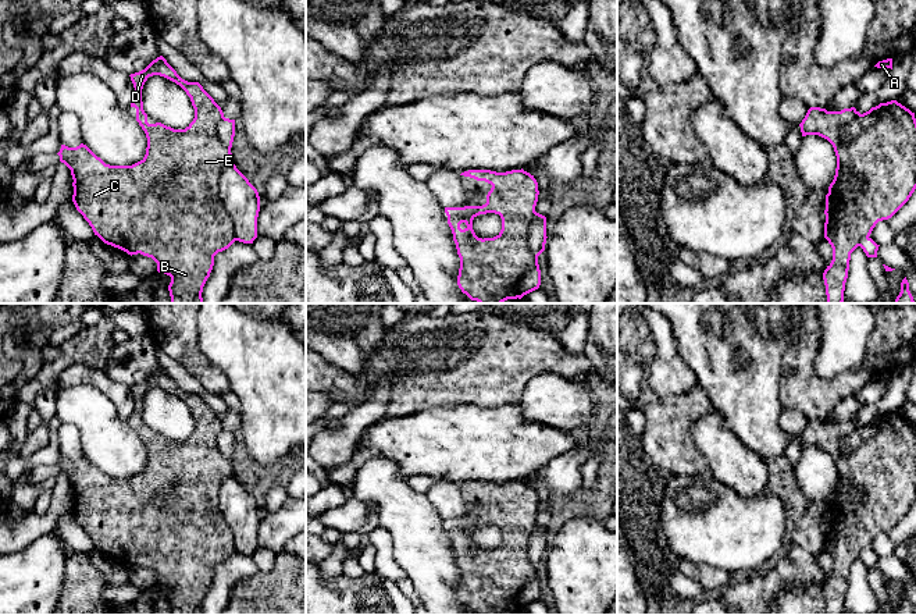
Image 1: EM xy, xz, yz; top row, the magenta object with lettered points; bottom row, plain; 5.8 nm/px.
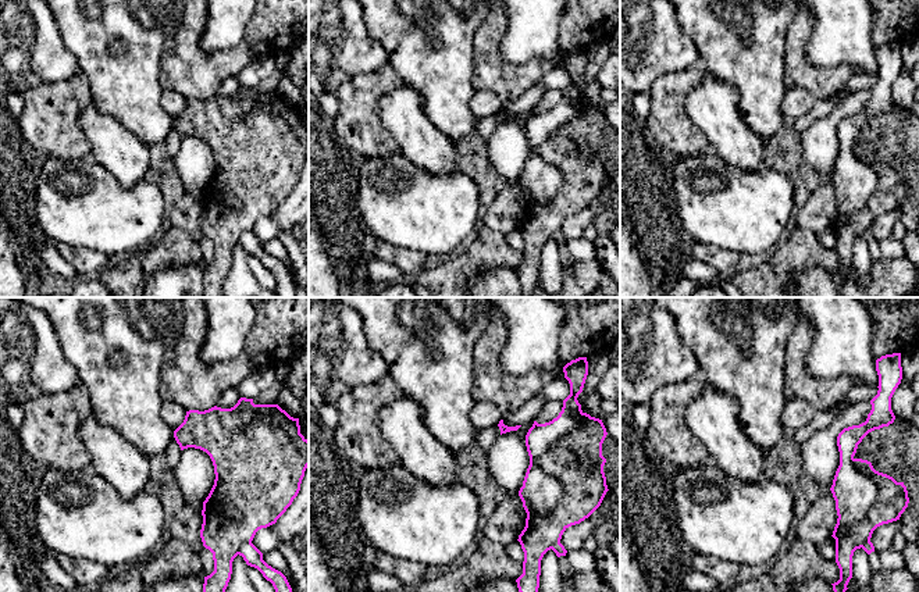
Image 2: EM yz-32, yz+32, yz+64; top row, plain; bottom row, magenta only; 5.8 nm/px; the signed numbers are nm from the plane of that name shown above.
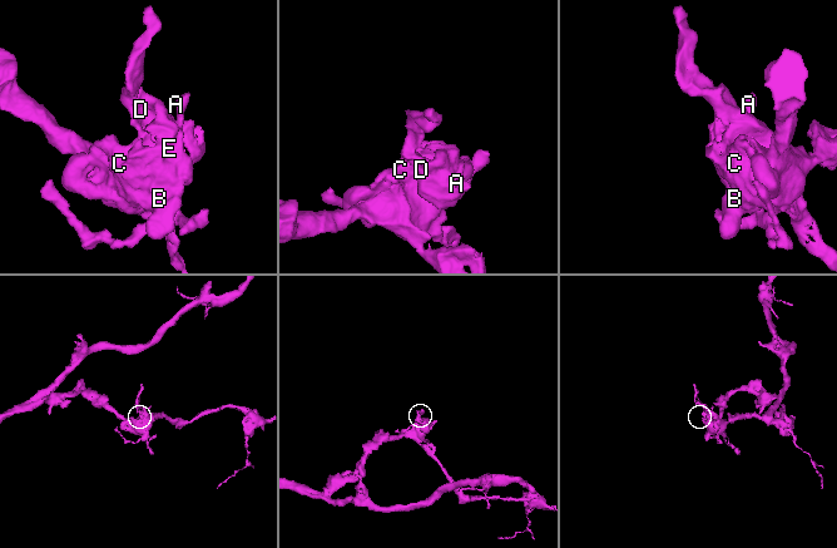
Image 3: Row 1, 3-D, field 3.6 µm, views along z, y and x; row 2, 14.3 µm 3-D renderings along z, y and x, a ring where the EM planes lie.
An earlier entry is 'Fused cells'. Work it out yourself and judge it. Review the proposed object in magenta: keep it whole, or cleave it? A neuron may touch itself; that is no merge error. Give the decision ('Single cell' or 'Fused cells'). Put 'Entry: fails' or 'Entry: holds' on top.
Entry: holds
Fused cells

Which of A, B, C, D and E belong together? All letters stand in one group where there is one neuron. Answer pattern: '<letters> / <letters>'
A / B C D E

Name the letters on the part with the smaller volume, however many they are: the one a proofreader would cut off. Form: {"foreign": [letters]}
{"foreign": ["A"]}

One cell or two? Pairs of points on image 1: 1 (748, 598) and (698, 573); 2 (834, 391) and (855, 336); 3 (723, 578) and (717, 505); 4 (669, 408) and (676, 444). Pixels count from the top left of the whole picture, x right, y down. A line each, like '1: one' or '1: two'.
1: two
2: two
3: two
4: one

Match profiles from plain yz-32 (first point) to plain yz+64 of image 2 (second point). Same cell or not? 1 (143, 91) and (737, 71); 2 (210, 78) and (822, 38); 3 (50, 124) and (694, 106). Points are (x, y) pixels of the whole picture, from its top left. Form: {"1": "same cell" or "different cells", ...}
{"1": "same cell", "2": "different cells", "3": "different cells"}

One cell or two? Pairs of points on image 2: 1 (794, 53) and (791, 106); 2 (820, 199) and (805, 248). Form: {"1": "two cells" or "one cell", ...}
{"1": "two cells", "2": "two cells"}

